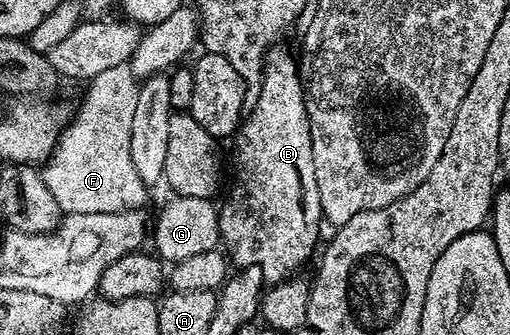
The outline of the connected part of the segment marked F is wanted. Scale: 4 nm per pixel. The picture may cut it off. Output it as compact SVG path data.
M129 61L104 70L87 83L82 104L73 113L71 121L62 129L58 144L53 154L42 168L45 185L52 191L52 196L61 213L118 213L128 209L141 209L146 200L148 186L135 169L130 151L132 123L138 103L140 80L132 73Z

